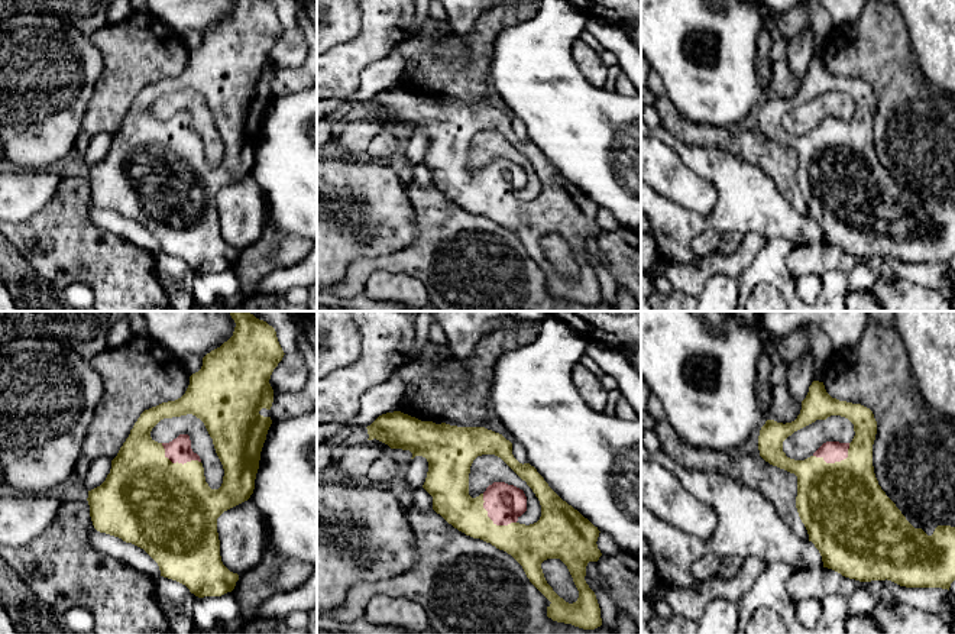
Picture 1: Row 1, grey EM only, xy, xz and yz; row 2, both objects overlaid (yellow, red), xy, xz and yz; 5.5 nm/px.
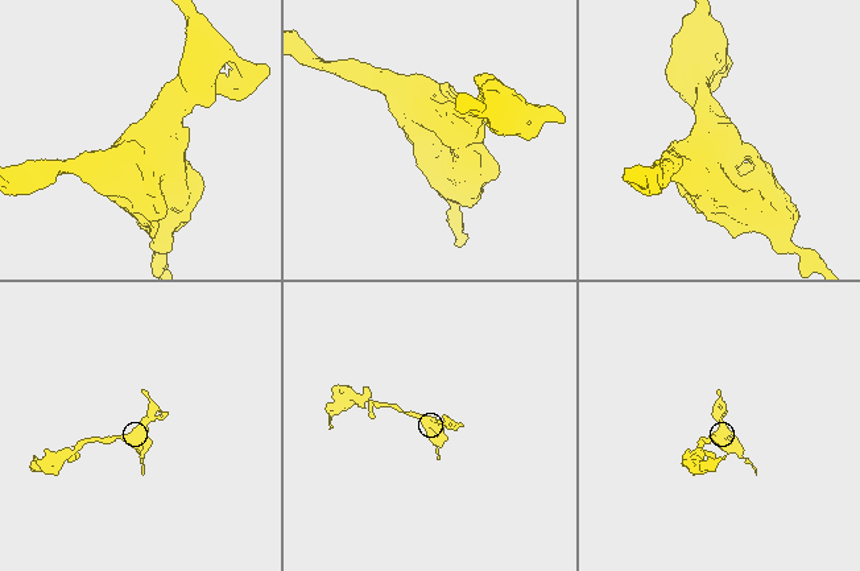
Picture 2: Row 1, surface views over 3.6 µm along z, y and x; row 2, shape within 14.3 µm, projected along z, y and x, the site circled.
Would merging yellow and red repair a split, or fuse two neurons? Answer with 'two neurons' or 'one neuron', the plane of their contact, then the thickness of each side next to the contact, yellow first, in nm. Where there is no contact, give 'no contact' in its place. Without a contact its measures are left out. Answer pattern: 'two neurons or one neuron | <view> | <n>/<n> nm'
one neuron | xz | 200/220 nm

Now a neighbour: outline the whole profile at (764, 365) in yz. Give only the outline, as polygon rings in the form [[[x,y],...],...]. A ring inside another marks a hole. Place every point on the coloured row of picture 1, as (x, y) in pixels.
[[[764,350],[757,360],[758,400],[768,410],[773,402],[773,386],[768,382],[773,368],[774,368],[774,365],[773,365],[768,353]]]

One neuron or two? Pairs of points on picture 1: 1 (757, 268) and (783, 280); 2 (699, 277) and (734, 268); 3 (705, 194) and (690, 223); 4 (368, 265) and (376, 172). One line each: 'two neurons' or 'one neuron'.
1: one neuron
2: one neuron
3: two neurons
4: two neurons

